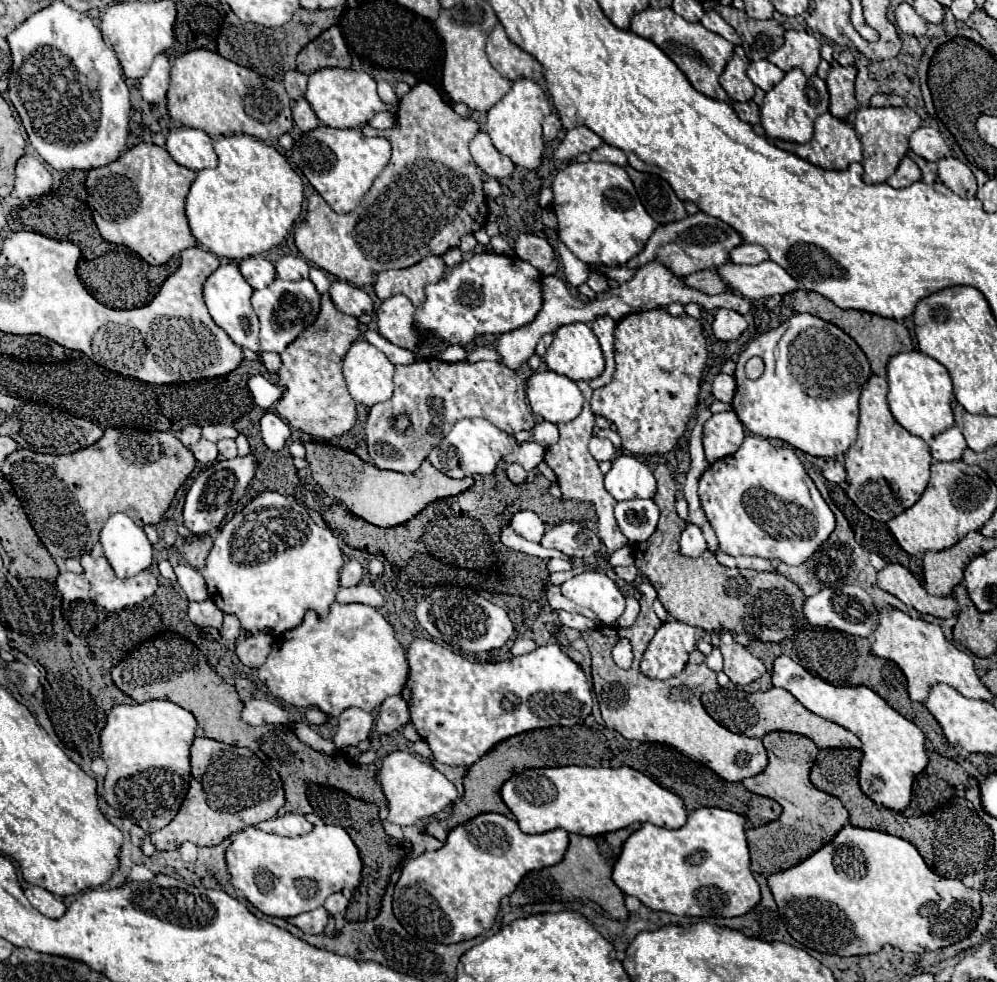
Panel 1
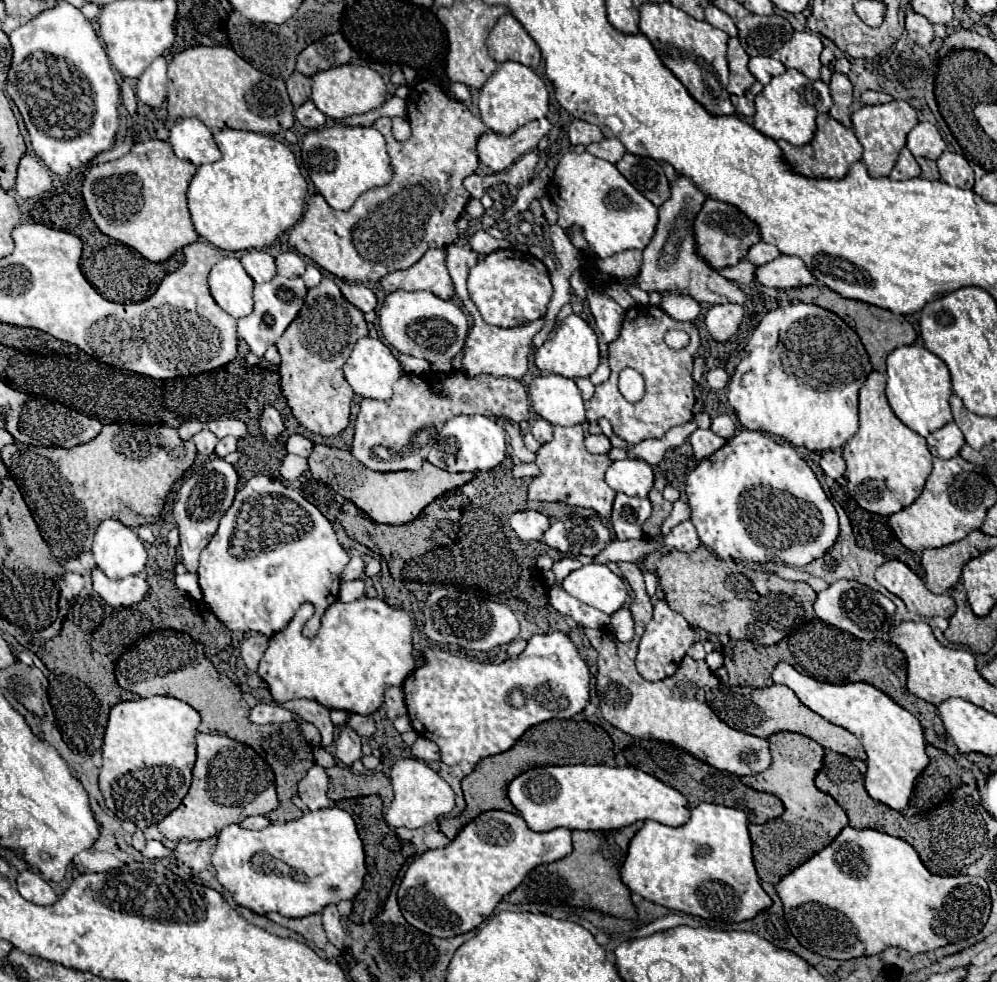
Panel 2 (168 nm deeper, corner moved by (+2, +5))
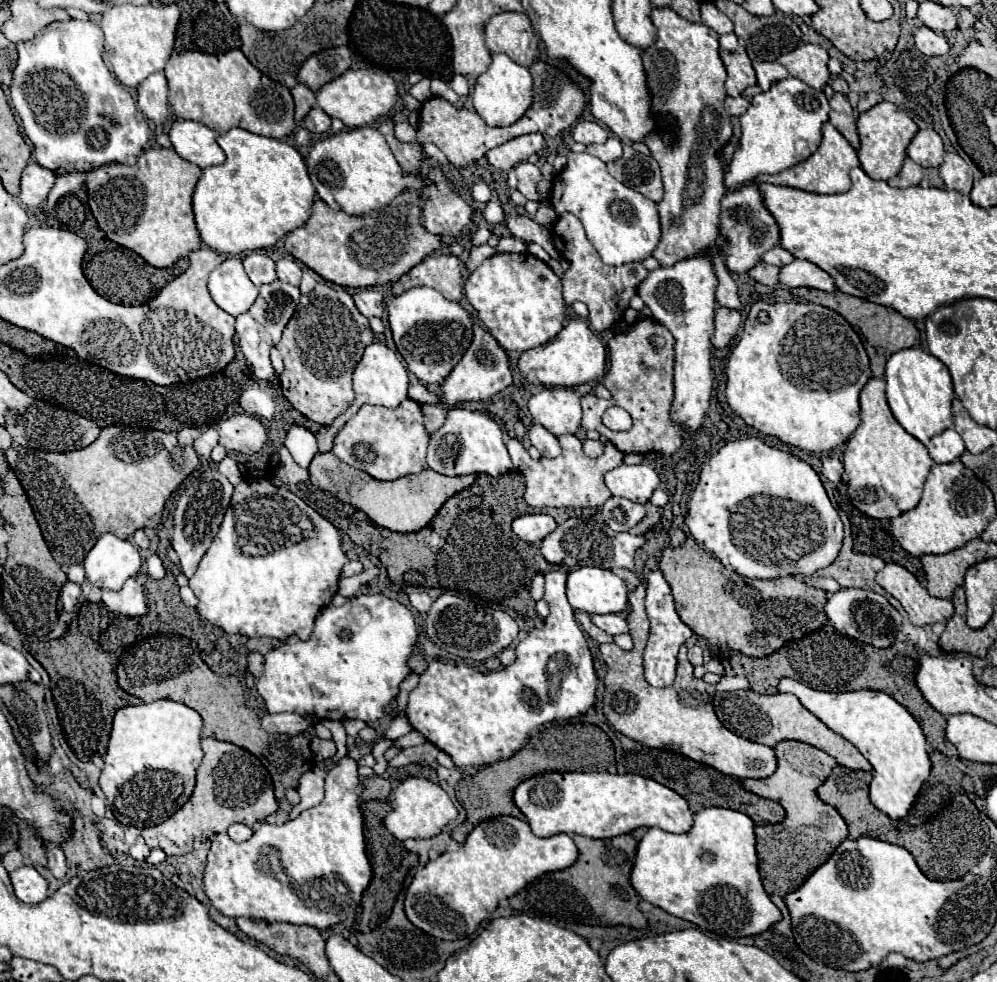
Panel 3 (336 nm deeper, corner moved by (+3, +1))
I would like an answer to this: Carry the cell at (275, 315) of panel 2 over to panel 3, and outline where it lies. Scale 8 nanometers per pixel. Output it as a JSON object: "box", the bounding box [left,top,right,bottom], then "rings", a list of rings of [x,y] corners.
{"box":[236,280,300,380],"rings":[[[276,280],[276,282],[260,286],[260,294],[256,302],[244,314],[236,318],[236,334],[240,338],[240,350],[246,358],[248,368],[252,370],[256,378],[270,380],[274,376],[274,368],[270,364],[270,348],[280,340],[284,326],[294,314],[298,298],[300,298],[300,290],[296,286]]]}

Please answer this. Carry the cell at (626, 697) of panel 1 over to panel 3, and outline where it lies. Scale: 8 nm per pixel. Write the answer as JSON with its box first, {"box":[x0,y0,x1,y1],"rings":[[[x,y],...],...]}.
{"box":[600,568,776,778],"rings":[[[616,568],[614,570],[622,580],[628,582],[628,602],[630,602],[630,636],[634,640],[634,650],[624,652],[616,648],[616,644],[600,644],[602,658],[608,666],[604,678],[604,714],[608,722],[622,732],[624,736],[646,744],[648,748],[666,748],[678,754],[684,754],[700,764],[712,766],[722,774],[730,774],[736,778],[768,778],[776,770],[776,756],[770,746],[762,746],[750,740],[744,740],[732,734],[720,720],[714,716],[712,698],[718,690],[738,690],[748,688],[748,680],[744,676],[722,676],[722,684],[706,684],[692,676],[694,666],[686,658],[686,646],[678,652],[678,670],[674,684],[668,688],[654,688],[644,678],[644,648],[650,634],[650,622],[644,610],[646,588],[636,578],[634,572]]]}

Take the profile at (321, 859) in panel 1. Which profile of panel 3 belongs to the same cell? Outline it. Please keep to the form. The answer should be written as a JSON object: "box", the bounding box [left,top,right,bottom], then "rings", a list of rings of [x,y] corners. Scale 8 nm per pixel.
{"box":[202,756,372,930],"rings":[[[344,756],[342,760],[338,760],[338,766],[334,766],[328,772],[328,776],[326,776],[326,796],[318,806],[304,810],[298,818],[288,820],[286,824],[280,824],[280,826],[260,822],[258,828],[254,828],[252,838],[242,842],[242,844],[236,844],[236,842],[228,840],[226,834],[214,834],[212,846],[210,846],[210,852],[208,852],[208,858],[206,858],[206,868],[204,868],[204,874],[202,874],[204,894],[208,896],[212,906],[220,914],[232,916],[232,918],[244,916],[244,918],[252,918],[252,920],[264,920],[268,924],[288,922],[288,924],[296,924],[296,926],[312,926],[316,930],[328,930],[328,928],[344,922],[348,916],[354,916],[356,910],[358,910],[362,892],[368,888],[368,884],[372,880],[372,868],[370,868],[370,862],[368,862],[368,856],[366,856],[366,842],[364,842],[364,816],[362,816],[362,810],[360,810],[360,794],[362,794],[362,784],[360,784],[360,778],[358,778],[358,764],[352,758]]]}

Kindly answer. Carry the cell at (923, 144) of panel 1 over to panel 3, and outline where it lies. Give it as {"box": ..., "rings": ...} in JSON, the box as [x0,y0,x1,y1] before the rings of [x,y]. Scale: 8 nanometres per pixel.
{"box":[908,130,944,168],"rings":[[[918,130],[918,134],[912,138],[908,146],[908,156],[924,168],[940,166],[944,156],[942,138],[934,130]]]}

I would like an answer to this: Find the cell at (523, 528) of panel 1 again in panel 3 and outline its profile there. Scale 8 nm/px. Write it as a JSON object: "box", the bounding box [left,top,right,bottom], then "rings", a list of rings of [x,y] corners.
{"box":[512,514,556,542],"rings":[[[528,514],[528,516],[518,516],[512,522],[512,530],[518,538],[526,542],[538,542],[546,538],[550,532],[556,530],[556,522],[548,514]]]}

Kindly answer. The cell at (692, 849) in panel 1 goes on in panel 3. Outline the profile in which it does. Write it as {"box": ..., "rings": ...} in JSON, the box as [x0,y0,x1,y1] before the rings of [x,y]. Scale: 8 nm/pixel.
{"box":[632,808,782,938],"rings":[[[704,808],[694,814],[694,826],[684,834],[670,834],[660,828],[650,828],[640,840],[636,852],[636,864],[632,868],[632,886],[642,896],[642,900],[662,908],[664,912],[684,918],[698,928],[724,936],[724,938],[744,938],[766,932],[772,924],[782,920],[780,910],[766,894],[756,856],[756,836],[754,822],[730,808]]]}

